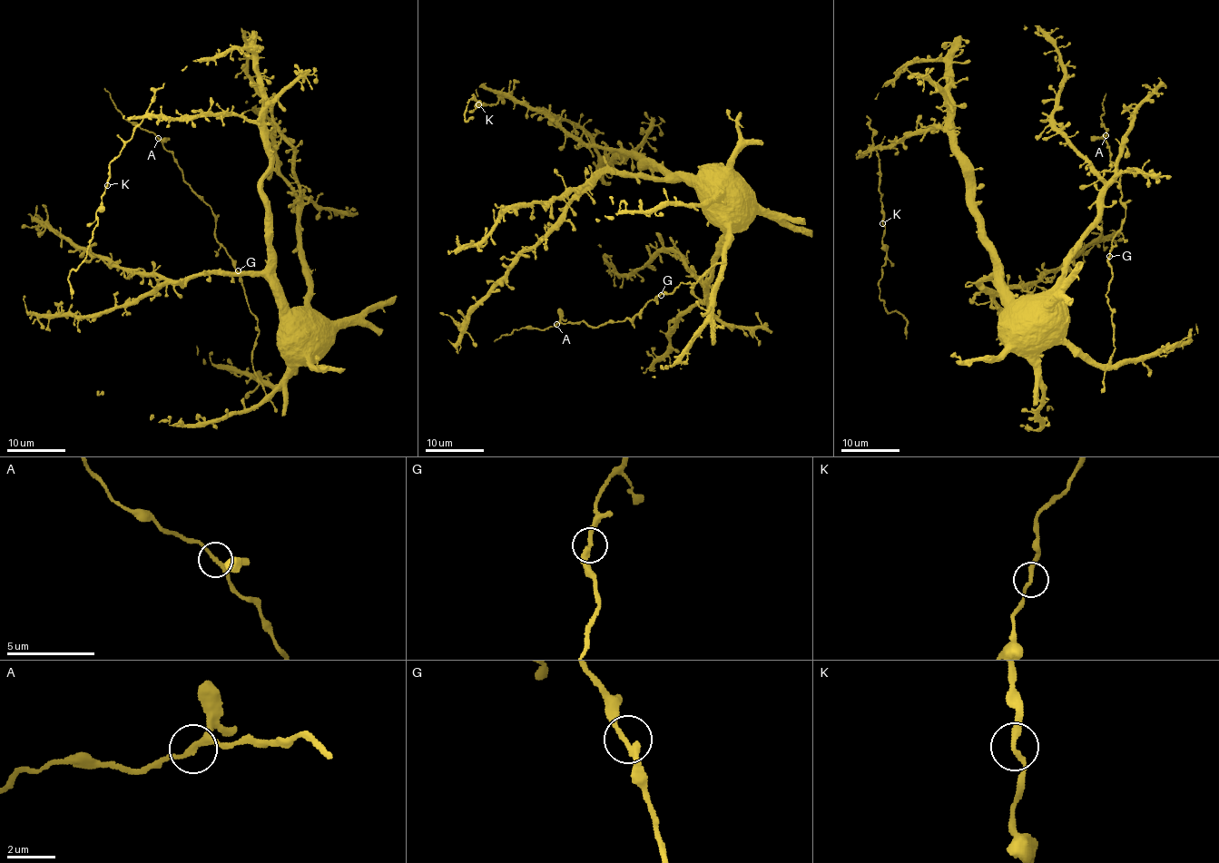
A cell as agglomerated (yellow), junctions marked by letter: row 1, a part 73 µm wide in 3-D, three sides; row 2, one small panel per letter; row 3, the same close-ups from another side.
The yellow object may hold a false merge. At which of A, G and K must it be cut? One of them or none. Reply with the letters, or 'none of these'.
none of these

